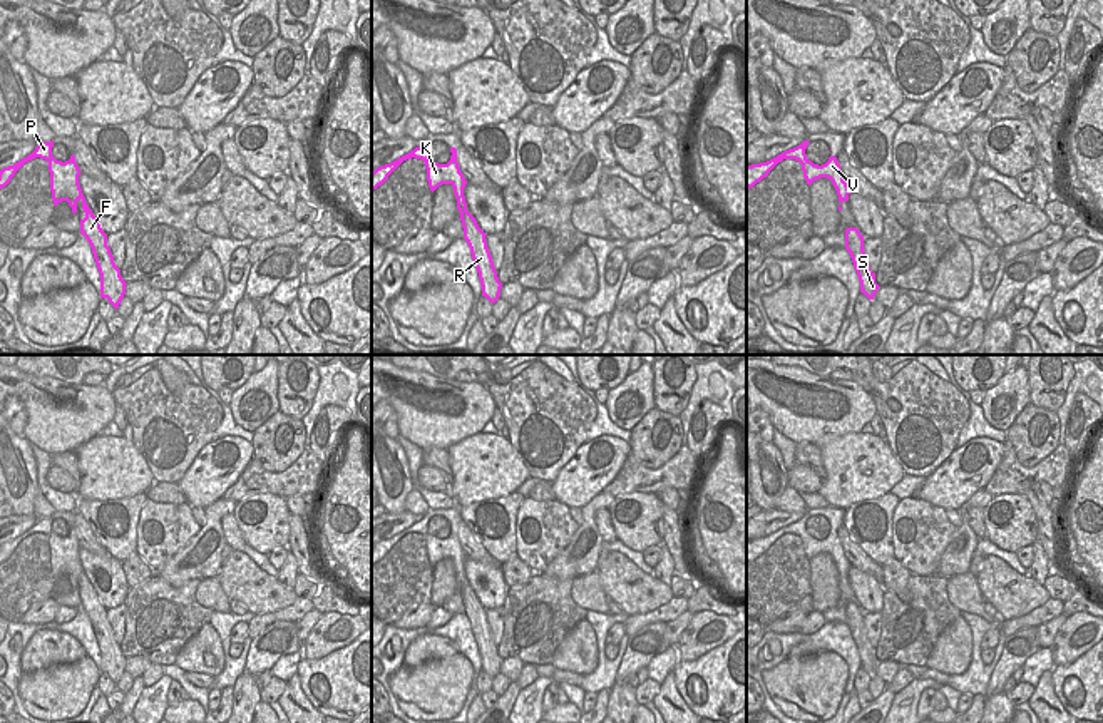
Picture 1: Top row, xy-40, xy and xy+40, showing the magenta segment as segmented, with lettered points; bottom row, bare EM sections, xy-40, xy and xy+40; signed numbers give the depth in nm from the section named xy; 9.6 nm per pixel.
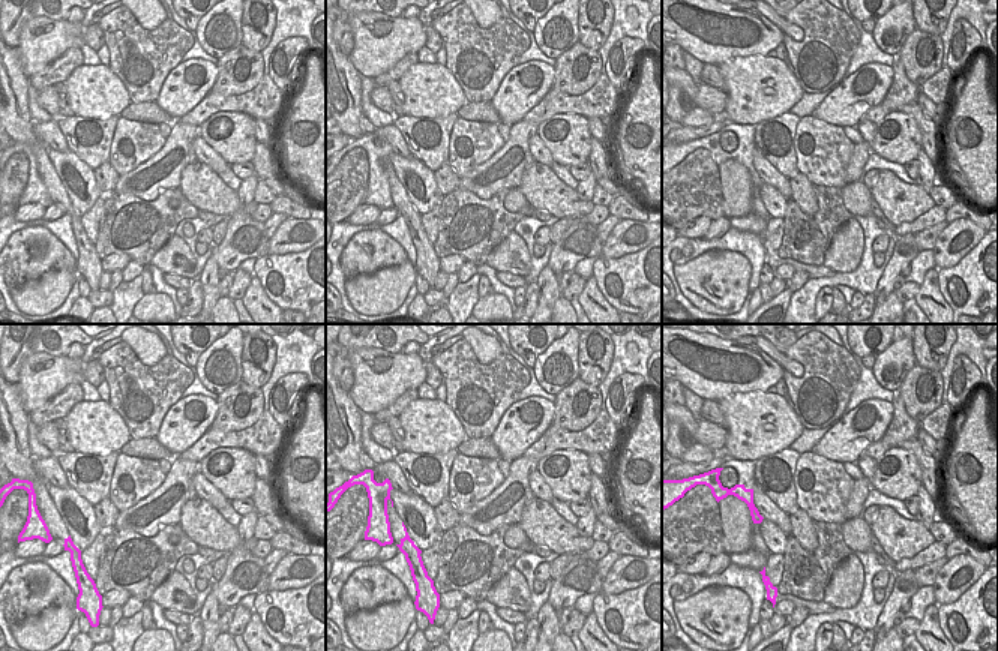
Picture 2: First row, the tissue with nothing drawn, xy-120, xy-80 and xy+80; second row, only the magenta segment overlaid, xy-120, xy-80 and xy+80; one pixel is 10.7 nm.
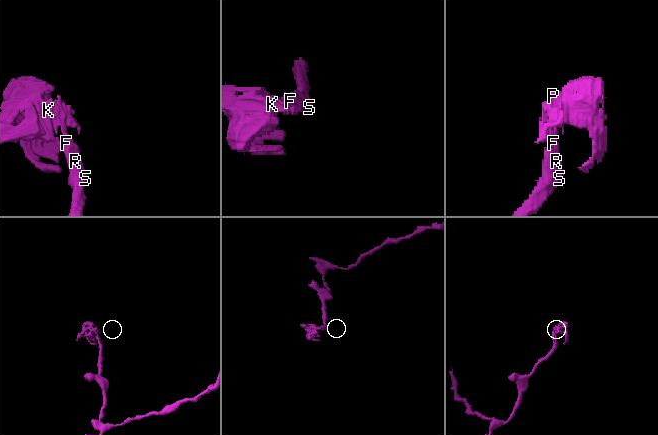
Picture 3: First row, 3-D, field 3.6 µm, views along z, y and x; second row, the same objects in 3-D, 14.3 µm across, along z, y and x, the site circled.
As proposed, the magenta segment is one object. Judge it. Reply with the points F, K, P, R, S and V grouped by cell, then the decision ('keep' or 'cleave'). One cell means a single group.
F R S / K P V | cleave

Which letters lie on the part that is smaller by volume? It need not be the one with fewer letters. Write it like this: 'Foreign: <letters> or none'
Foreign: K, P, V

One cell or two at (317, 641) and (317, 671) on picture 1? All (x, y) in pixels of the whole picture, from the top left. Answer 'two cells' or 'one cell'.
two cells

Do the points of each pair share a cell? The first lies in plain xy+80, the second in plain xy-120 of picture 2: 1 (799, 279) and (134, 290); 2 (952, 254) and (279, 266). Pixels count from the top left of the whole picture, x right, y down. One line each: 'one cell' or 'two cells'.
1: two cells
2: two cells

